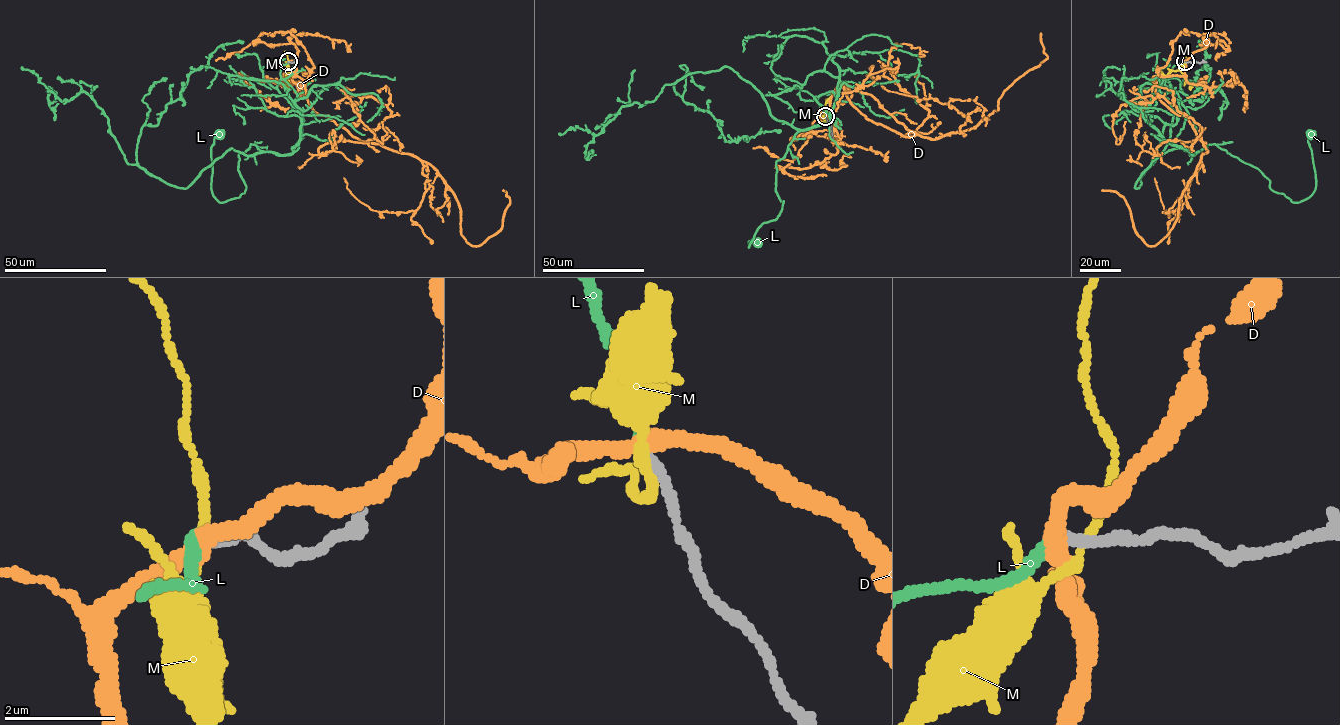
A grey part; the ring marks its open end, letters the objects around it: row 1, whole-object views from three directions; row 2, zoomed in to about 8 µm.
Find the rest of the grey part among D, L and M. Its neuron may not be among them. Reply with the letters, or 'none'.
L

